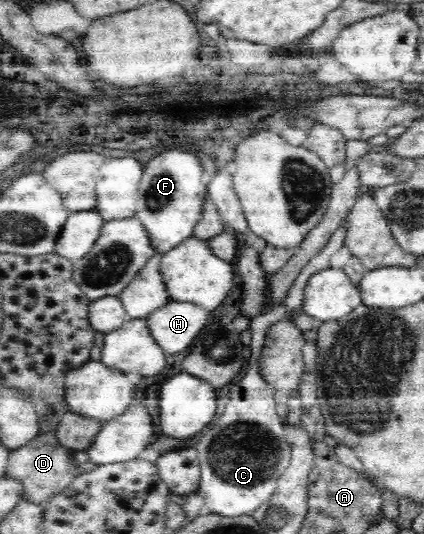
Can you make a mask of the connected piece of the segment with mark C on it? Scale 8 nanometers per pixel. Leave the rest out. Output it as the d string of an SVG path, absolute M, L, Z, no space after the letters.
M283 300L279 304L275 304L271 310L250 319L251 356L247 359L247 370L231 383L229 402L227 402L223 414L215 418L205 434L201 436L201 440L194 445L201 463L199 490L209 513L226 517L252 515L257 508L262 507L270 500L270 496L276 491L277 480L289 466L291 445L287 443L283 421L277 415L279 402L275 401L275 390L263 379L258 366L267 329L273 323L286 317L288 314Z

